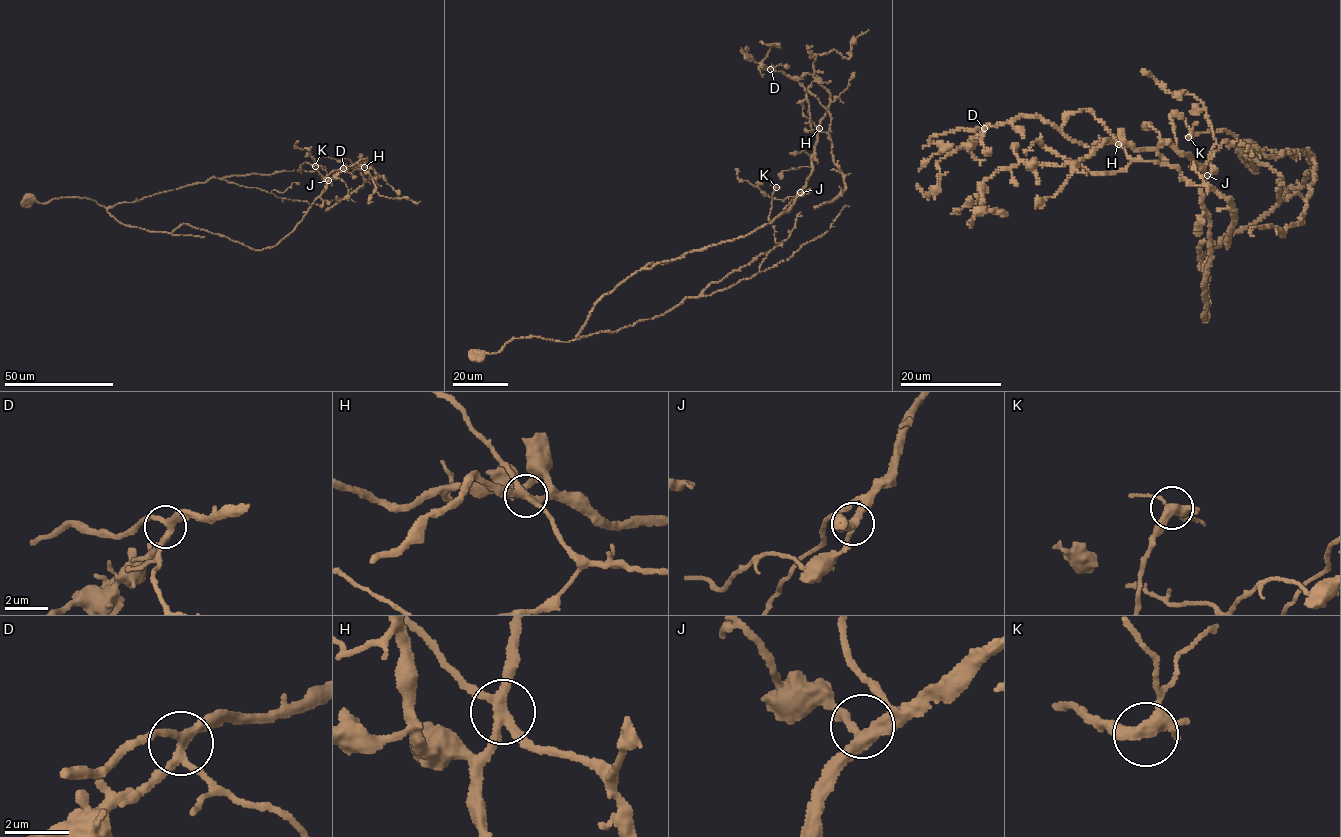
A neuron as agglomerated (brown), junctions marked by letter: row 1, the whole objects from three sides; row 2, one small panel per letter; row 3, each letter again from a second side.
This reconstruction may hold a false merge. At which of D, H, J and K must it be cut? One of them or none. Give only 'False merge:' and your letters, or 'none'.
False merge: none

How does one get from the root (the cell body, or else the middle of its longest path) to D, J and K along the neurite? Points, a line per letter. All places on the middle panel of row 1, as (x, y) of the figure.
D: (477, 357), (515, 338), (574, 340), (601, 298), (648, 264), (788, 211), (817, 138), (805, 89), (770, 69)
J: (477, 357), (500, 352), (515, 338), (574, 340), (601, 298), (648, 264), (746, 236), (788, 211), (800, 192)
K: (477, 357), (500, 352), (515, 338), (569, 341), (618, 331), (699, 297), (777, 246), (768, 218), (776, 187)

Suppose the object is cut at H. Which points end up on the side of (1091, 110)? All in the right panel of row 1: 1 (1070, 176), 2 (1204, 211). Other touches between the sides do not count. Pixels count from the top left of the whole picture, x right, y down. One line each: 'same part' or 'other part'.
1: other part
2: other part

